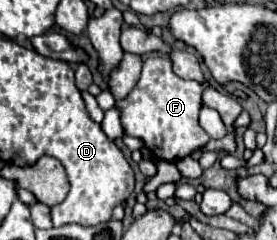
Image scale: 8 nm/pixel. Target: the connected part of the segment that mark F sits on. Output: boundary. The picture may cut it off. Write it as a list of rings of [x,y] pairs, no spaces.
[[[149,57],[143,61],[143,71],[133,87],[133,91],[117,101],[121,109],[121,125],[123,133],[131,137],[139,137],[145,141],[147,149],[163,161],[179,161],[203,147],[209,141],[209,135],[201,129],[197,117],[201,109],[201,97],[205,91],[205,83],[193,79],[181,79],[171,71],[171,61],[167,57]]]

